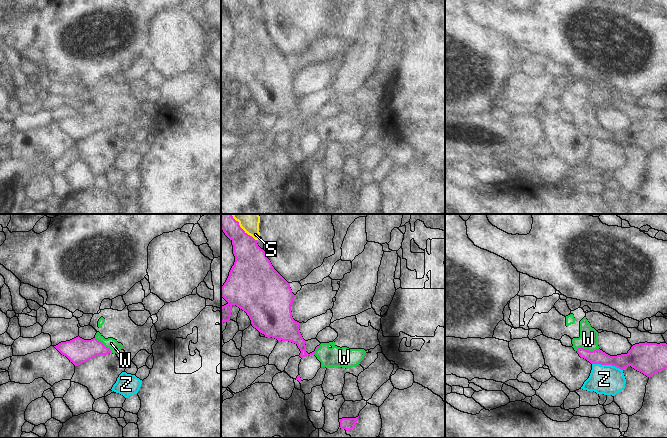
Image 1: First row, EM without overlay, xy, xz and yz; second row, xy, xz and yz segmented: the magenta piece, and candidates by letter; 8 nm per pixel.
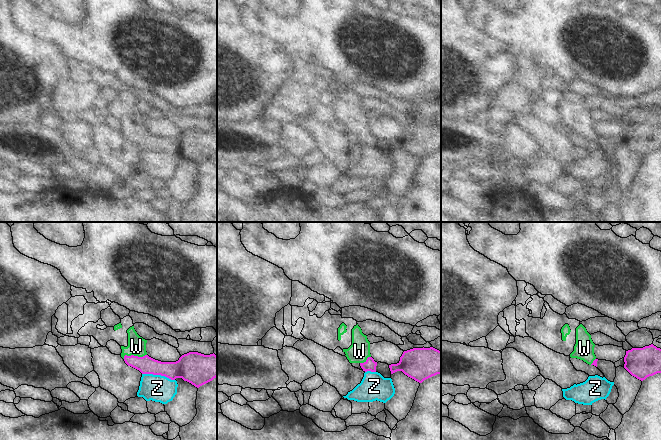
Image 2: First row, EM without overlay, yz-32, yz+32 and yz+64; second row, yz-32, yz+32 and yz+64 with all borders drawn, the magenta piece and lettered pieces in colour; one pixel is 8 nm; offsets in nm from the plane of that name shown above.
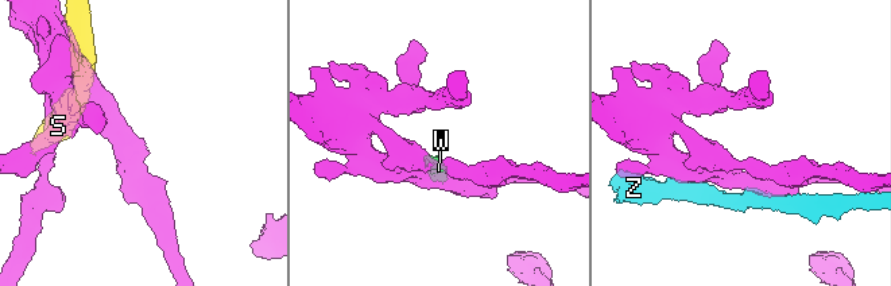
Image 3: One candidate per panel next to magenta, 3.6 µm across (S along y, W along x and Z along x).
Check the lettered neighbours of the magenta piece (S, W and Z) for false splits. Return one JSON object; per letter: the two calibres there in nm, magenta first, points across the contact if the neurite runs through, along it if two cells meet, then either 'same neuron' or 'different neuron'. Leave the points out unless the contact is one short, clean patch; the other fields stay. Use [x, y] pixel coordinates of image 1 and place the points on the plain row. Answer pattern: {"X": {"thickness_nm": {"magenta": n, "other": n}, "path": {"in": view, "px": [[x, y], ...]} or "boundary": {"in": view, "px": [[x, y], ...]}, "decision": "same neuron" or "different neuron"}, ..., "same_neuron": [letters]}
{"S": {"thickness_nm": {"magenta": 280, "other": 100}, "decision": "different neuron"}, "W": {"thickness_nm": {"magenta": 120, "other": 150}, "path": {"in": "yz", "px": [[597, 132], [587, 126], [588, 115]]}, "decision": "same neuron"}, "Z": {"thickness_nm": {"magenta": 180, "other": 240}, "decision": "different neuron"}, "same_neuron": ["W"]}

